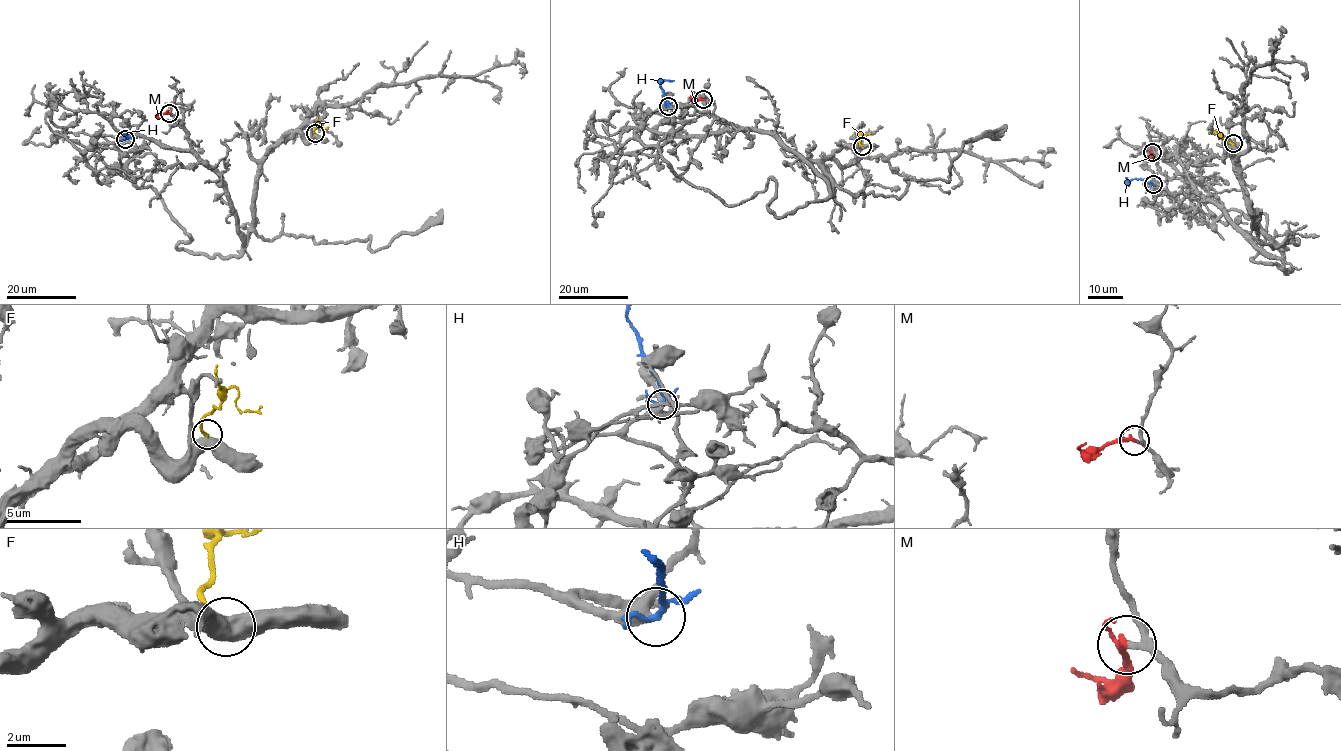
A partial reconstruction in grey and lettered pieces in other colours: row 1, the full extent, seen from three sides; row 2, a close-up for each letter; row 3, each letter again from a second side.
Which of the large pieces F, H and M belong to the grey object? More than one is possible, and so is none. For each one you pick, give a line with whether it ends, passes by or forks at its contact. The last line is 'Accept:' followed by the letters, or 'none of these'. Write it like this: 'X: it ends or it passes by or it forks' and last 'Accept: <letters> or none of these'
H: it forks
M: it passes by
Accept: H, M

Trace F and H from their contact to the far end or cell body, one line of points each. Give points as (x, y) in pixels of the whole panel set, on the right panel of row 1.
F: (1233, 144), (1222, 138), (1221, 133), (1221, 137)
H: (1153, 184), (1136, 178), (1126, 184), (1129, 184)

